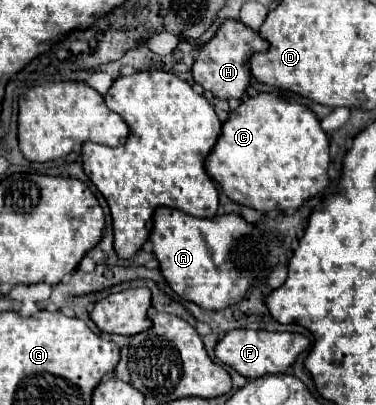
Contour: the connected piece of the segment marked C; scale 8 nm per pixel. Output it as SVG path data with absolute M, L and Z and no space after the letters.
M259 93L257 97L241 101L241 105L229 113L229 119L223 123L223 131L213 151L205 159L205 171L221 185L223 193L231 201L263 213L299 209L309 197L317 195L329 185L327 167L329 139L321 129L315 113L297 101L279 97L277 93Z

